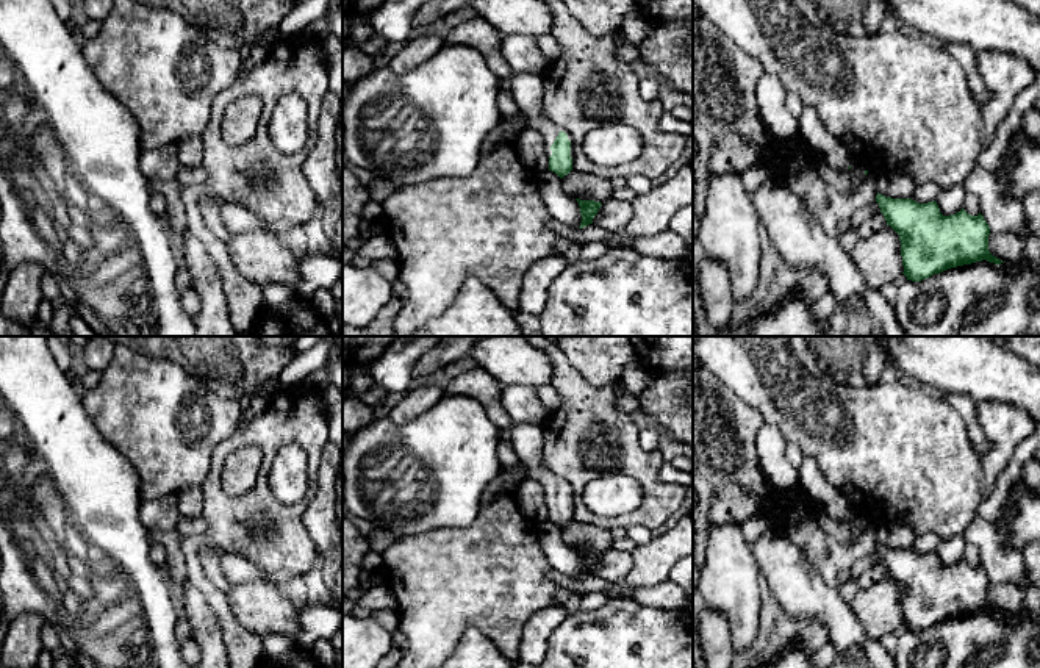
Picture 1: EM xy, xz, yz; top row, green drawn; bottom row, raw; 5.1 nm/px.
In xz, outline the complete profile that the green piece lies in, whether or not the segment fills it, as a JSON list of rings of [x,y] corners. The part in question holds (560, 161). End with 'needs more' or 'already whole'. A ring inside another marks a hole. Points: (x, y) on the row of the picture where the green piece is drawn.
[[[513,74],[510,88],[527,127],[543,136],[549,171],[563,178],[572,171],[574,142],[563,127],[552,124],[543,114],[544,77]]]; needs more

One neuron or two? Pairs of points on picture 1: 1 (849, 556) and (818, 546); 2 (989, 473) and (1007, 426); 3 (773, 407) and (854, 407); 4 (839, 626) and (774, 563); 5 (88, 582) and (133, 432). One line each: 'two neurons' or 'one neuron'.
1: one neuron
2: one neuron
3: one neuron
4: one neuron
5: two neurons

